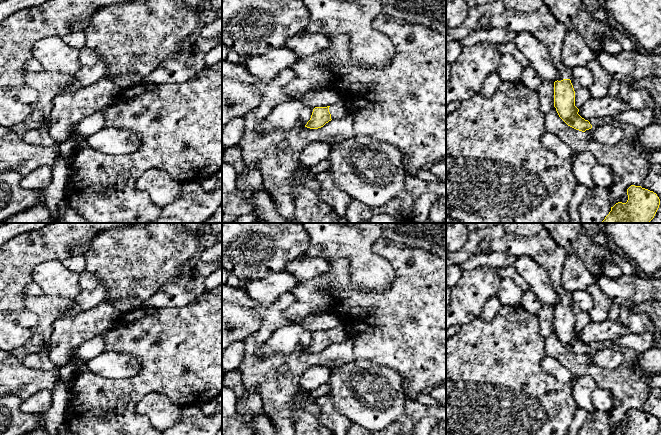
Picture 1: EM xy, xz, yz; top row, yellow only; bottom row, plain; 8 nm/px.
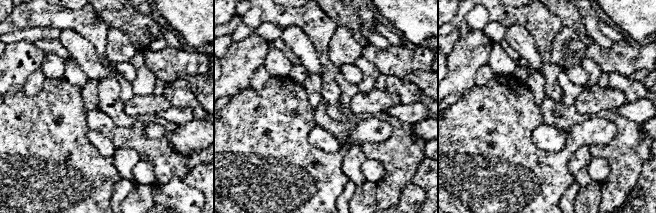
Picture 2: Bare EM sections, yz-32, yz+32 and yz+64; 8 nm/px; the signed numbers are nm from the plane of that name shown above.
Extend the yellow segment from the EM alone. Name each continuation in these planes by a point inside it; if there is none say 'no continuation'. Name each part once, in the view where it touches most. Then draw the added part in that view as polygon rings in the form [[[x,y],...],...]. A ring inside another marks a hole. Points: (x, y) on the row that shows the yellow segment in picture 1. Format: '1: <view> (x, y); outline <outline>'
1: xz (339, 110); outline [[[342,100],[334,105],[331,105],[329,107],[329,112],[331,114],[332,120],[337,118],[344,118],[352,115],[352,110]]]

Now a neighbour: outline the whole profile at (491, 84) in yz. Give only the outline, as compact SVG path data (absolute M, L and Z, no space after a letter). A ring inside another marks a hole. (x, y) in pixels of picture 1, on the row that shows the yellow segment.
M496 71L491 73L484 81L480 94L485 97L492 97L497 92L500 83L501 79L498 73Z

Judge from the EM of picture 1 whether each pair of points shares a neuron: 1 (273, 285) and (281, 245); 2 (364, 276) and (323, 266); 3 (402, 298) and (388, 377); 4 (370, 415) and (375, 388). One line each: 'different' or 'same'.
1: different
2: different
3: different
4: same

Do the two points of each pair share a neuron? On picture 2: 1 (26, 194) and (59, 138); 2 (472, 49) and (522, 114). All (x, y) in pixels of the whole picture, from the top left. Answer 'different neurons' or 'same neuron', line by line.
1: same neuron
2: different neurons

